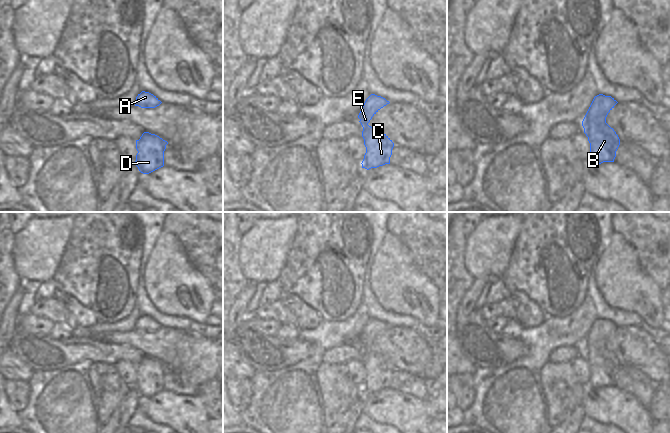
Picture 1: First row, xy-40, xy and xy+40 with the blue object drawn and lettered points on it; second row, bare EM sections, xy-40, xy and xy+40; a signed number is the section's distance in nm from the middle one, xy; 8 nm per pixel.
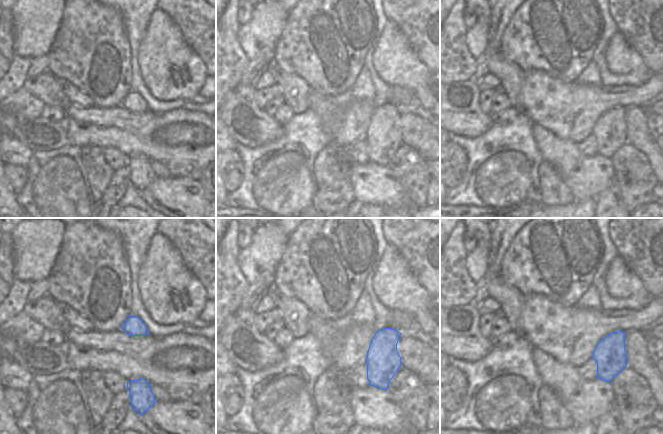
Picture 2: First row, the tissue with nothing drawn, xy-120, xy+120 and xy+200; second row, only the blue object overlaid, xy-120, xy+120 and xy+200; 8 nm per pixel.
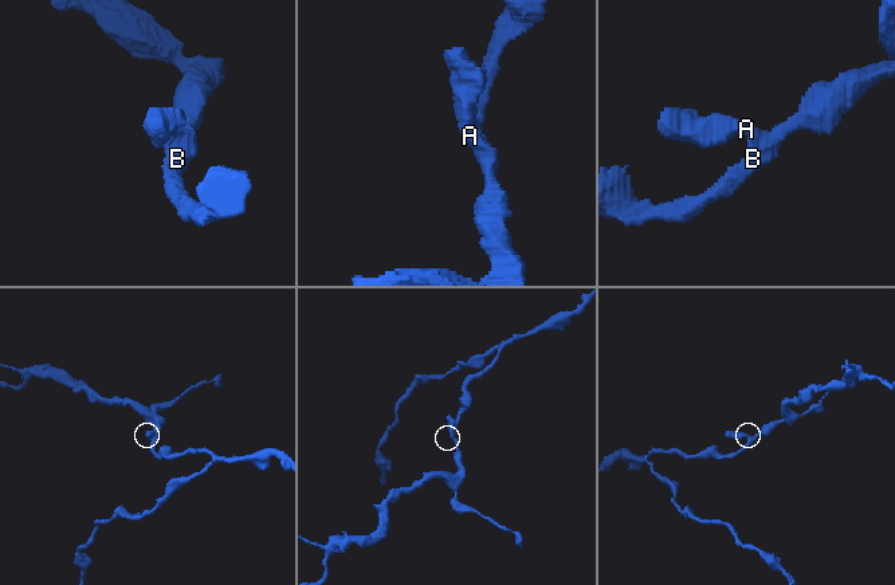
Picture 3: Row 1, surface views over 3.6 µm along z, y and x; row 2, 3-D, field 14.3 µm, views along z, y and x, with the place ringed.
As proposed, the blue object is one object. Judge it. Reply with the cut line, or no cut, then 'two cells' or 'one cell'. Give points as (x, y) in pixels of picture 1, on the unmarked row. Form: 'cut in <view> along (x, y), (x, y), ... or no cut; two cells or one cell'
no cut; one cell

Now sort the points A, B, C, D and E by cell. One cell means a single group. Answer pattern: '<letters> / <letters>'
A B C D E

